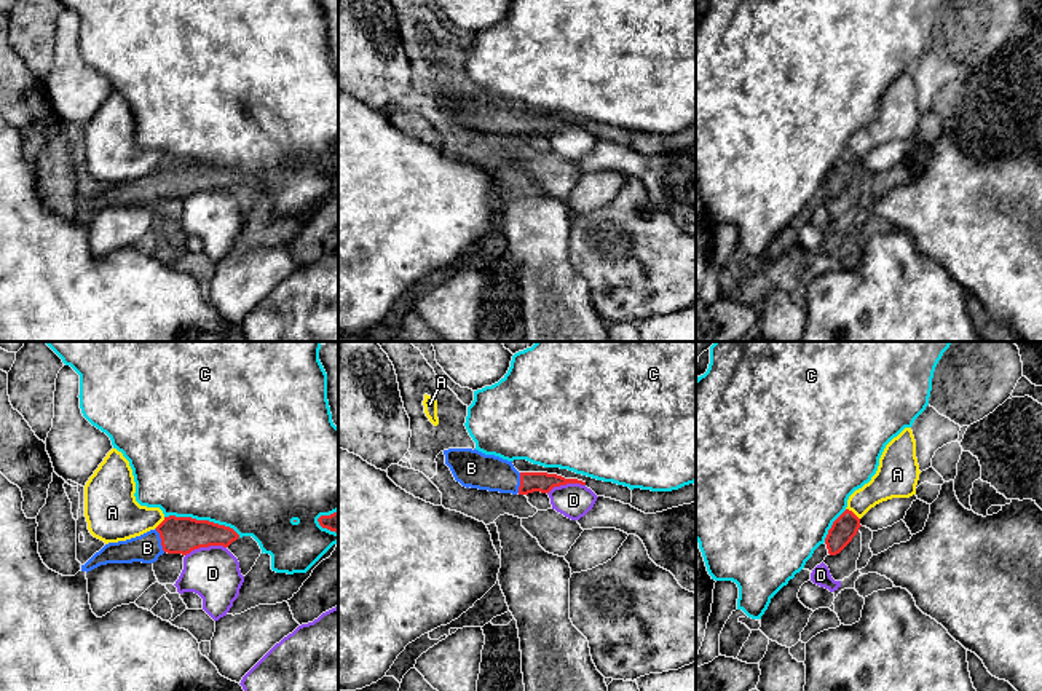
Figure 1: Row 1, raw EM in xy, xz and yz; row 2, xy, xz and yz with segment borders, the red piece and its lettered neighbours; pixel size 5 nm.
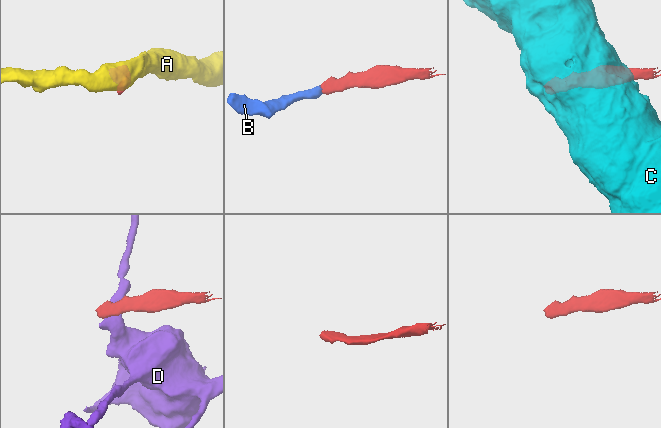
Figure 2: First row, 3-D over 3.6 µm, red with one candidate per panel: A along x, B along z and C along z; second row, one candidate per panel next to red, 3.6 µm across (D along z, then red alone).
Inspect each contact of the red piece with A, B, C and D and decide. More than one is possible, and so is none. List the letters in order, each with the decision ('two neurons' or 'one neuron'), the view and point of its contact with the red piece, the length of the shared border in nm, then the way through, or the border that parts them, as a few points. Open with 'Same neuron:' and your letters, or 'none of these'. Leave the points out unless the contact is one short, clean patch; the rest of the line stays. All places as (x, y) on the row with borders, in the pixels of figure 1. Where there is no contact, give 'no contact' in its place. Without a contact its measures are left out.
Same neuron: B
A: two neurons; contact yz (852, 513); length 90 nm; border yz (846, 508), (859, 519)
B: one neuron; contact xy (161, 540); length 130 nm; way xy (179, 535), (161, 540), (147, 548)
C: two neurons; contact xy (203, 521); length 400 nm
D: two neurons; contact xy (205, 546); length 220 nm; border xy (225, 546), (200, 546), (185, 556)

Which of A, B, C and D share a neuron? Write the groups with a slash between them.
A / B / C / D

